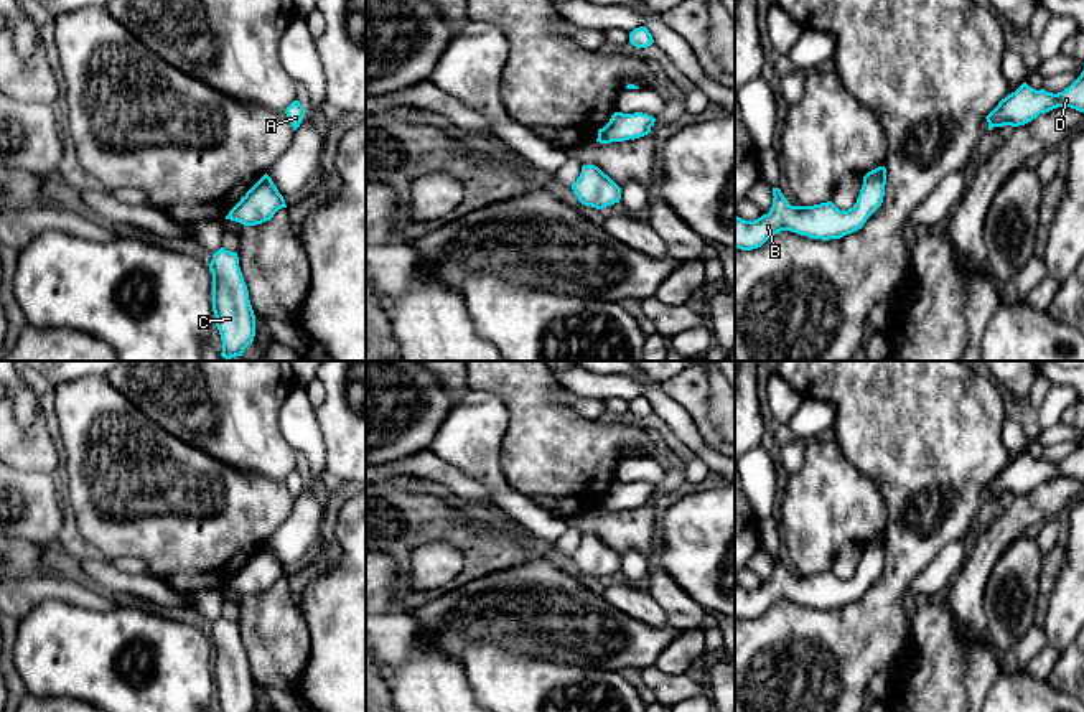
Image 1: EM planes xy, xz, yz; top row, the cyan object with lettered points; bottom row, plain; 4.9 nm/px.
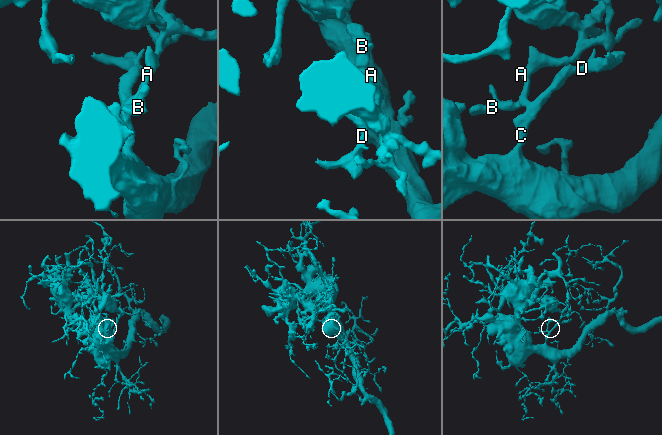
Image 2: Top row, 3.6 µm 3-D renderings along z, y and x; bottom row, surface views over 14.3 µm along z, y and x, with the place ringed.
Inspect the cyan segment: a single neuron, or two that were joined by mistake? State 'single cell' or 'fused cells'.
fused cells

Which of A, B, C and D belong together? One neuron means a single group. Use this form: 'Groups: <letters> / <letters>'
Groups: A B / C D

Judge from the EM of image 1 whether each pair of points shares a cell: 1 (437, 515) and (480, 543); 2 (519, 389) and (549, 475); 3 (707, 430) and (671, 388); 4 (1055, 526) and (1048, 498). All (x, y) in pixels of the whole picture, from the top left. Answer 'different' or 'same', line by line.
1: same
2: same
3: same
4: different

